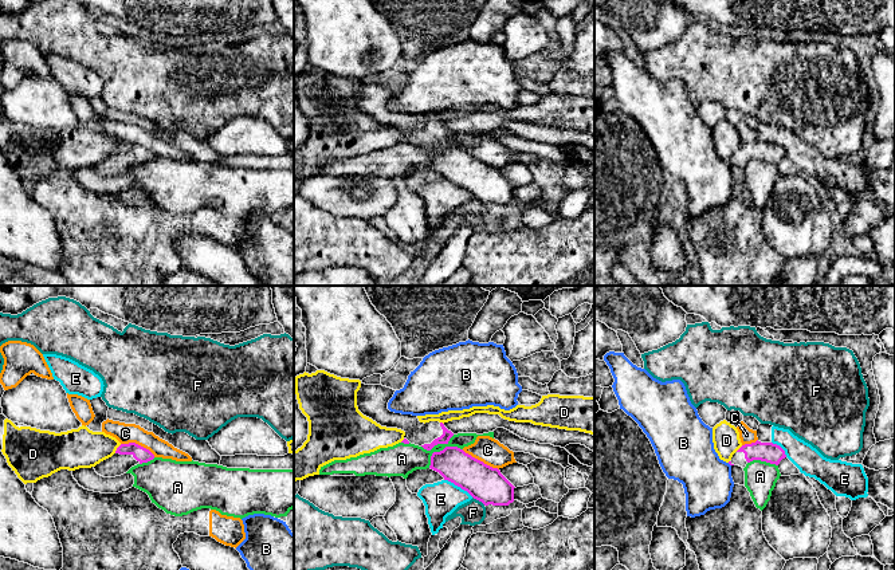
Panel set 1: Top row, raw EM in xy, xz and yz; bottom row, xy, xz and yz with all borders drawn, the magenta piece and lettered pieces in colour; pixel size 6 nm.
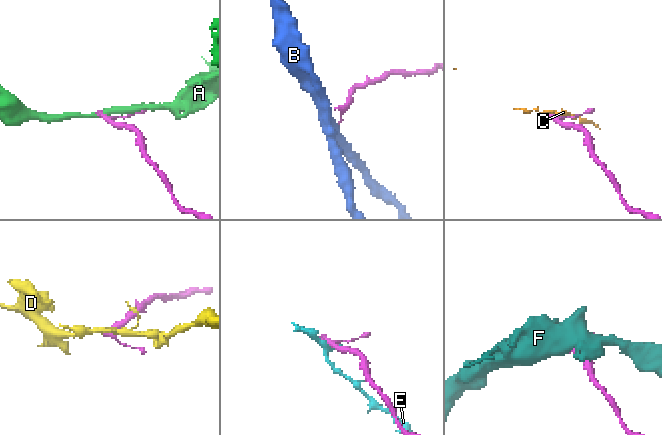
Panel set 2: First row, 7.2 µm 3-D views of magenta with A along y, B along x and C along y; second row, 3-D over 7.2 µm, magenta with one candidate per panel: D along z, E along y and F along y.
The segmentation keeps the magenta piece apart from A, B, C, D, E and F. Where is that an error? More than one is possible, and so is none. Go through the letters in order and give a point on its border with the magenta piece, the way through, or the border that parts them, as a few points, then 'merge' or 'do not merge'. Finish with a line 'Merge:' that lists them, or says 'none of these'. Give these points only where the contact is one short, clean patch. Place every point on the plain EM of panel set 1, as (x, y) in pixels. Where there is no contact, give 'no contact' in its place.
A: meets magenta in xz at (438, 152); do not merge
B: no contact; do not merge
C: meets magenta in xz at (479, 160); do not merge
D: meets magenta in xy at (117, 148); border along xy (121, 144), (114, 152); do not merge
E: meets magenta in xz at (459, 185); border along xz (444, 179), (466, 189), (472, 196); do not merge
F: meets magenta in xz at (479, 200); do not merge
Merge: none of these

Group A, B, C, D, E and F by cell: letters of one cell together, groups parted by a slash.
A / B / C / D / E / F

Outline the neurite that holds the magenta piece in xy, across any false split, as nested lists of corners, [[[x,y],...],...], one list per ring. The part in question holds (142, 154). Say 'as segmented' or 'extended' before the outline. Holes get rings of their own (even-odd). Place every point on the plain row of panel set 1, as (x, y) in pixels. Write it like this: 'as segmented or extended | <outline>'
extended | [[[121,144],[115,153],[94,166],[95,172],[103,177],[115,177],[126,173],[131,166],[148,162],[154,158],[154,154],[136,144]]]

